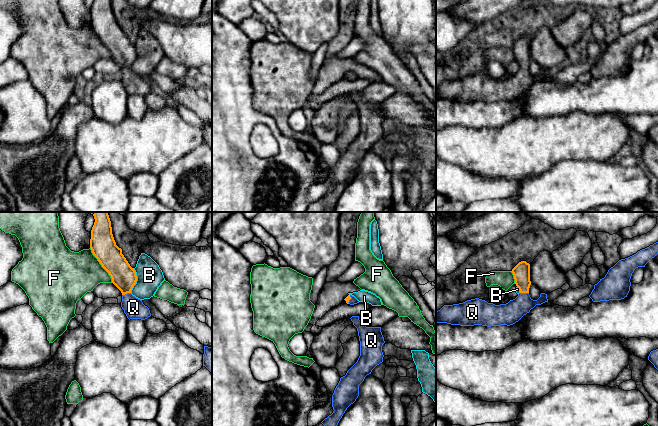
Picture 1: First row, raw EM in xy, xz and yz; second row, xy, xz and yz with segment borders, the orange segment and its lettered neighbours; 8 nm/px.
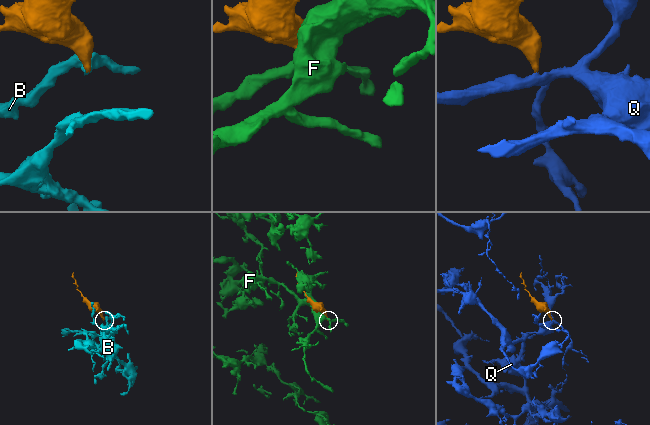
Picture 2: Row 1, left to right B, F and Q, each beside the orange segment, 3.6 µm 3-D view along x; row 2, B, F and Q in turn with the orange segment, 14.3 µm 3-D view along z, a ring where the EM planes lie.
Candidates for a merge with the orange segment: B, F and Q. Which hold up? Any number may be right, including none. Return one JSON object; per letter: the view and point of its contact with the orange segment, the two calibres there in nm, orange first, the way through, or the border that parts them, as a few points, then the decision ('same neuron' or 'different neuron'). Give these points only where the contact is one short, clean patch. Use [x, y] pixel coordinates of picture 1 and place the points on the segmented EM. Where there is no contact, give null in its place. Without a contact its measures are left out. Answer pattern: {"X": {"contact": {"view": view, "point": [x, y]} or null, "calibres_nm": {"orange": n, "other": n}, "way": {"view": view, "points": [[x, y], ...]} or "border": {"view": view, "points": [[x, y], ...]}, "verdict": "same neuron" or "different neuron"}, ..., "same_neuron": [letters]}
{"B": {"contact": {"view": "xy", "point": [136, 280]}, "calibres_nm": {"orange": 190, "other": 200}, "border": {"view": "xy", "points": [[134, 268], [136, 283], [130, 292]]}, "verdict": "different neuron"}, "F": {"contact": {"view": "xy", "point": [101, 264]}, "calibres_nm": {"orange": 200, "other": 360}, "verdict": "different neuron"}, "Q": {"contact": {"view": "xy", "point": [126, 293]}, "calibres_nm": {"orange": 190, "other": 160}, "verdict": "same neuron"}, "same_neuron": ["Q"]}

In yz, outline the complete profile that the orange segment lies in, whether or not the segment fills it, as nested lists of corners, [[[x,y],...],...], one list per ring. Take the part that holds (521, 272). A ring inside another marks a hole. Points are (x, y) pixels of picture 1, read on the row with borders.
[[[519,262],[511,271],[515,284],[519,288],[518,296],[506,304],[495,305],[485,300],[475,298],[463,303],[444,305],[436,311],[436,324],[447,323],[460,326],[500,326],[513,325],[536,305],[548,302],[547,294],[541,293],[537,300],[529,295],[530,264]]]

